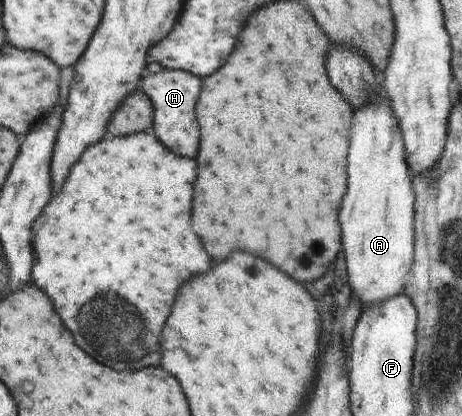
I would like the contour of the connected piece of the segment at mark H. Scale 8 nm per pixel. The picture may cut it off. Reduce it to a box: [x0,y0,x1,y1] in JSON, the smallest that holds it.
[141,69,204,158]

